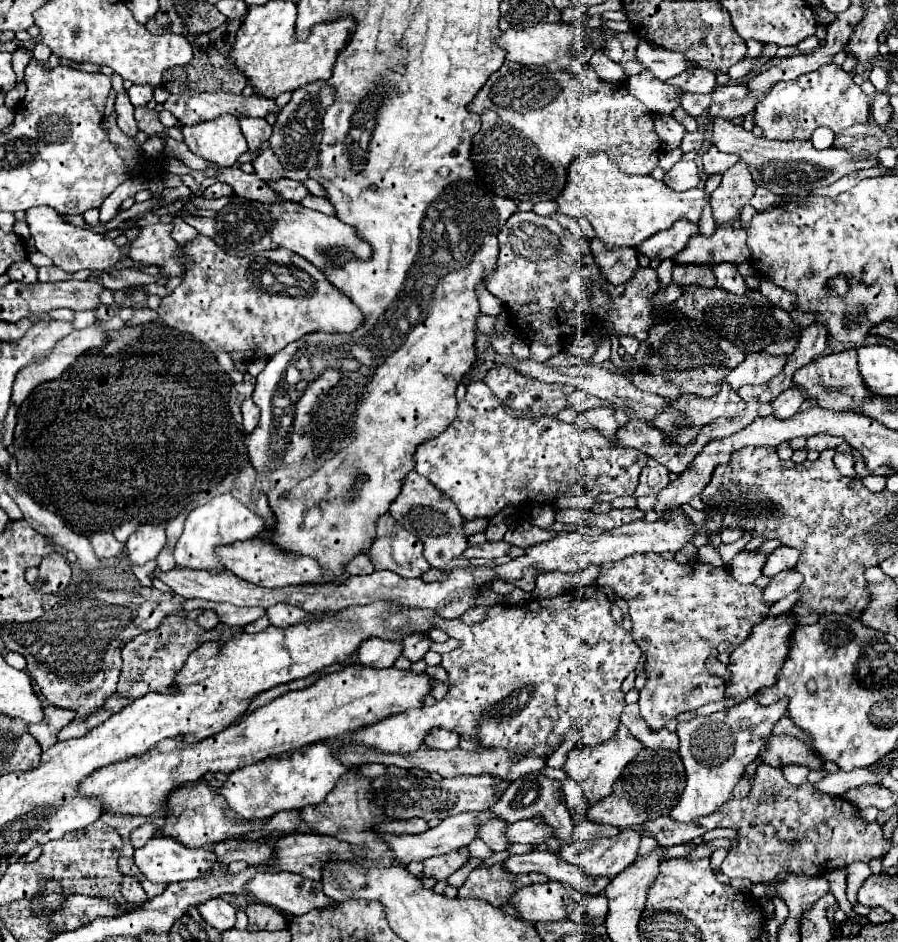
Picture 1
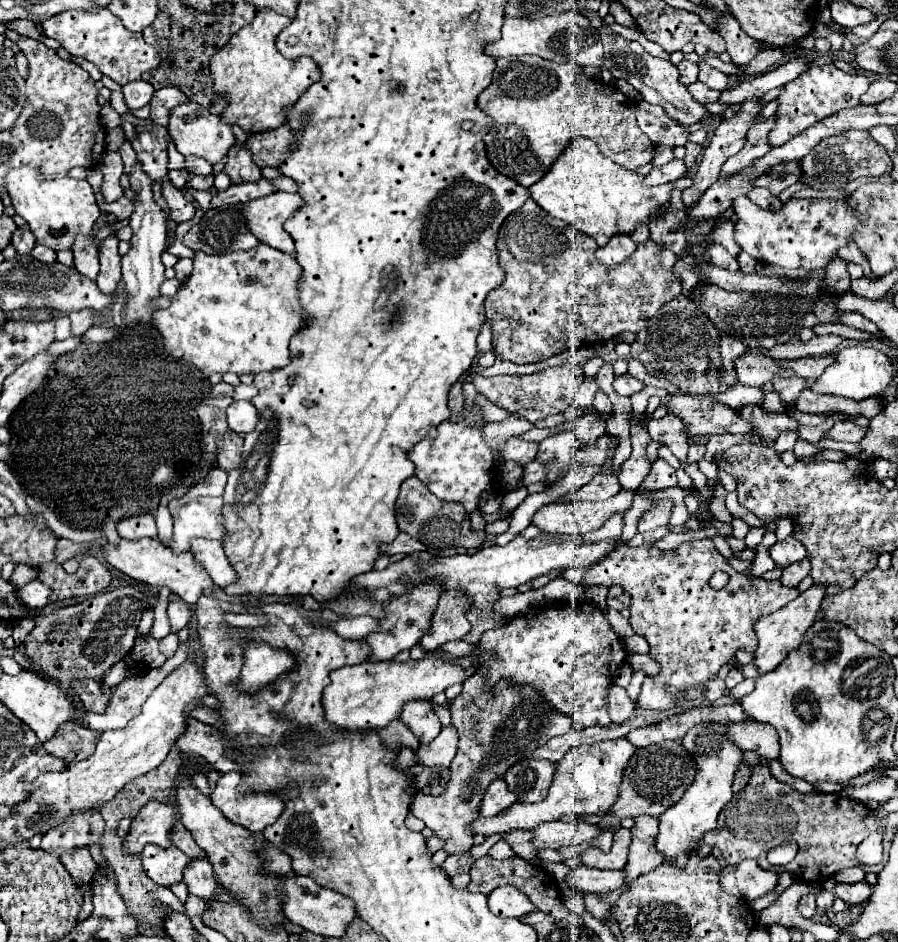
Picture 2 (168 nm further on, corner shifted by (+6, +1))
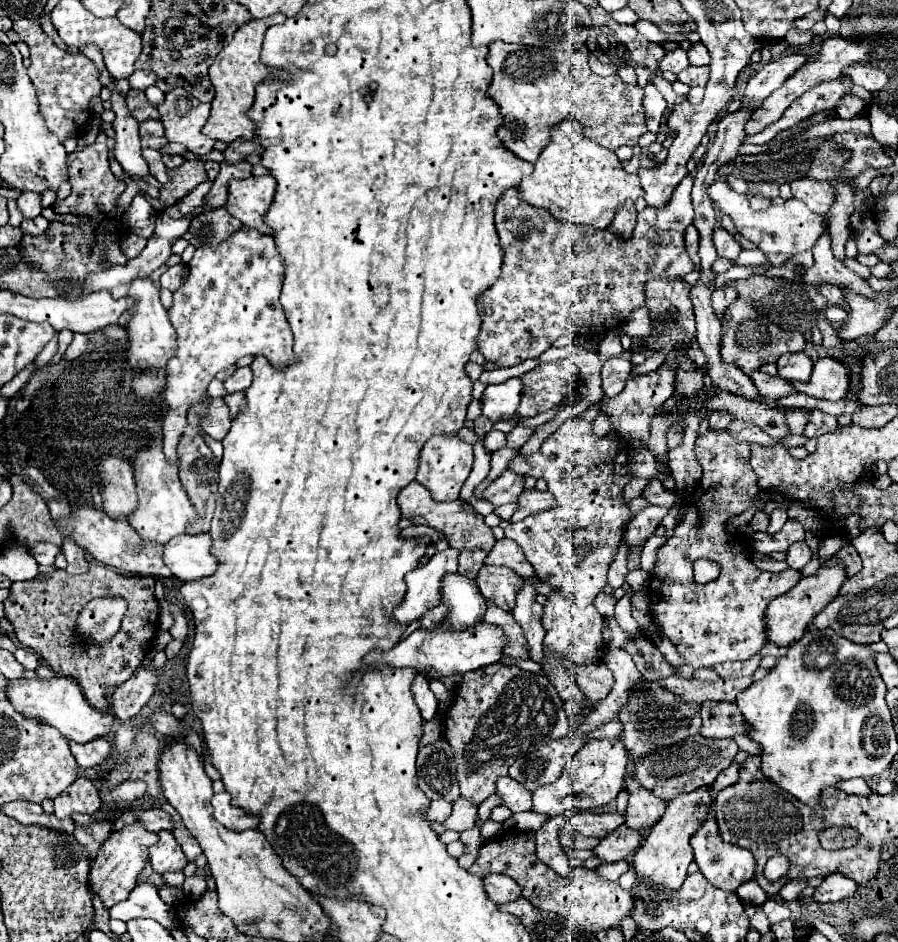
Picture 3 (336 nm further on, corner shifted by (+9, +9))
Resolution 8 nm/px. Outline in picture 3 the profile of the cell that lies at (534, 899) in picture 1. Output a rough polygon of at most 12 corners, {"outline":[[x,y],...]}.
{"outline":[[488,874],[484,890],[496,904],[514,902],[522,888],[510,876]]}

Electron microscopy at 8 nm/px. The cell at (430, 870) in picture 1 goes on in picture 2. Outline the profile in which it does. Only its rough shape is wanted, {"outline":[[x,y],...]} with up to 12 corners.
{"outline":[[483,676],[451,702],[459,732],[443,796],[411,812],[469,852],[491,780],[567,734],[533,688]]}

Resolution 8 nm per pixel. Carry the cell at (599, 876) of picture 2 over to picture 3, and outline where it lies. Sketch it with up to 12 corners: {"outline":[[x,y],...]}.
{"outline":[[628,862],[600,864],[598,876],[604,880],[618,880],[630,870]]}

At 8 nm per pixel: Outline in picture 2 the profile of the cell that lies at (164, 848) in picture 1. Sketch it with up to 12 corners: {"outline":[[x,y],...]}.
{"outline":[[147,844],[141,852],[147,876],[159,886],[183,880],[189,864],[177,846]]}

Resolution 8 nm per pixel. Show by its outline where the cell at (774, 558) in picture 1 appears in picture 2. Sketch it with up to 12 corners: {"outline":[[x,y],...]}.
{"outline":[[795,536],[775,542],[769,548],[777,566],[805,558],[805,548]]}

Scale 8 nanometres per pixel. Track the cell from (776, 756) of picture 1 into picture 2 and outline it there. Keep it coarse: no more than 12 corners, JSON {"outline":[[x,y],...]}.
{"outline":[[755,720],[727,724],[727,738],[767,760],[779,758],[779,736]]}

